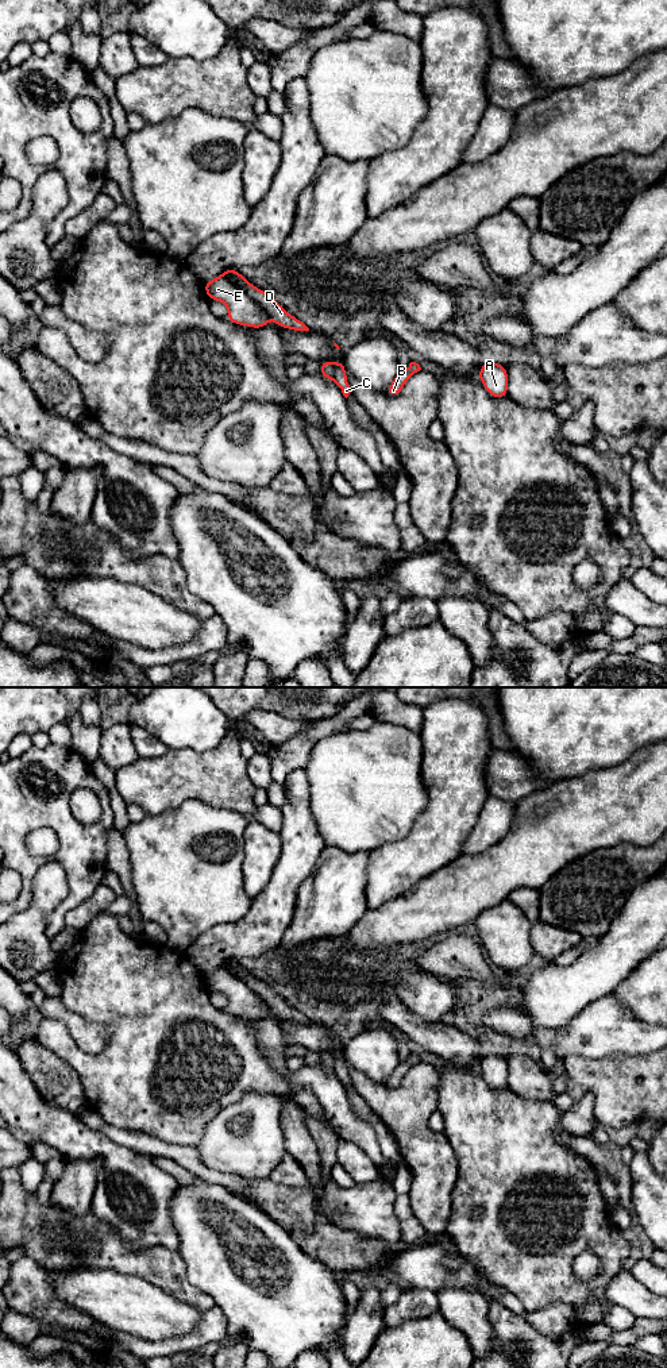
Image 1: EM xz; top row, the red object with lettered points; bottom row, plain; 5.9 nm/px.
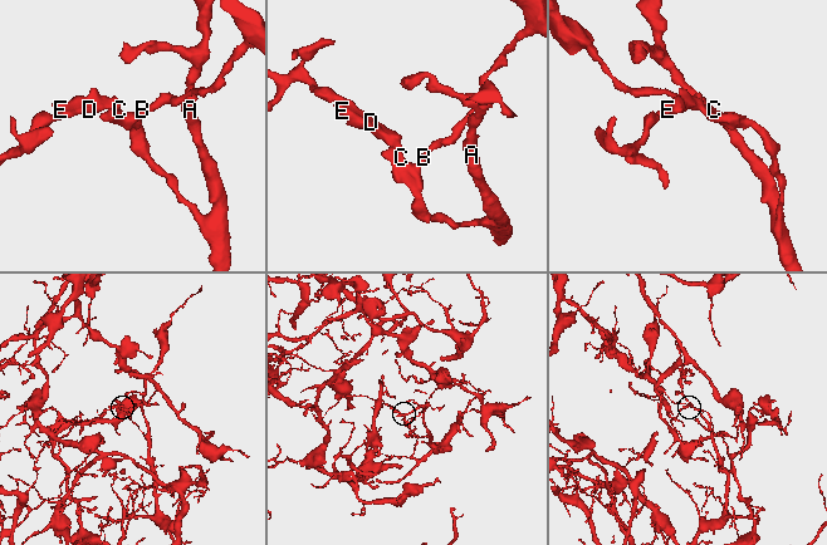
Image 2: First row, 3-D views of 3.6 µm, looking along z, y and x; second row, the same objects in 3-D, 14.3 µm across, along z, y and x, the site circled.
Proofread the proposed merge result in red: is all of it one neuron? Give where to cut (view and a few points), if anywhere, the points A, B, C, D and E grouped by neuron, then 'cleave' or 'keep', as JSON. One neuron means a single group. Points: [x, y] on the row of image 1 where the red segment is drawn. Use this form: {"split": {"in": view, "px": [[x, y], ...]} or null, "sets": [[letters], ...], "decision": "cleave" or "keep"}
{"split": {"in": "xz", "px": [[223, 274], [241, 286], [268, 312]]}, "sets": [["A", "E"], ["B", "C", "D"]], "decision": "cleave"}

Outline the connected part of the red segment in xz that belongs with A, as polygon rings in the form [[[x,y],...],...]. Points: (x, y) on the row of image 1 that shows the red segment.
[[[483,362],[479,369],[479,379],[486,392],[494,398],[508,397],[508,369],[500,363]]]

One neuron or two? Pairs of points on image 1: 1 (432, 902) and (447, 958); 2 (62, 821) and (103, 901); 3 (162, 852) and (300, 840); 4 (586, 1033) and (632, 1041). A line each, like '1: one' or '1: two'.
1: two
2: two
3: two
4: one

